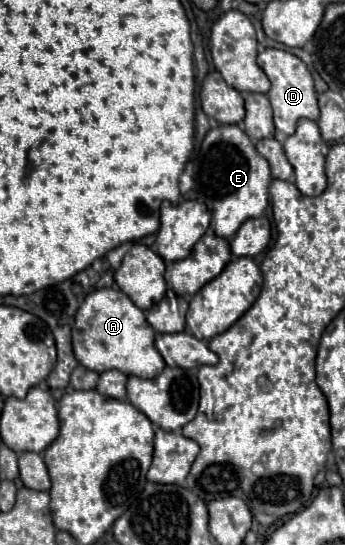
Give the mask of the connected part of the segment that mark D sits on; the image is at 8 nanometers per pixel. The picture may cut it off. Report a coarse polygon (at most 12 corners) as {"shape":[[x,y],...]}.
{"shape":[[282,49],[258,53],[278,131],[318,119],[306,65]]}

